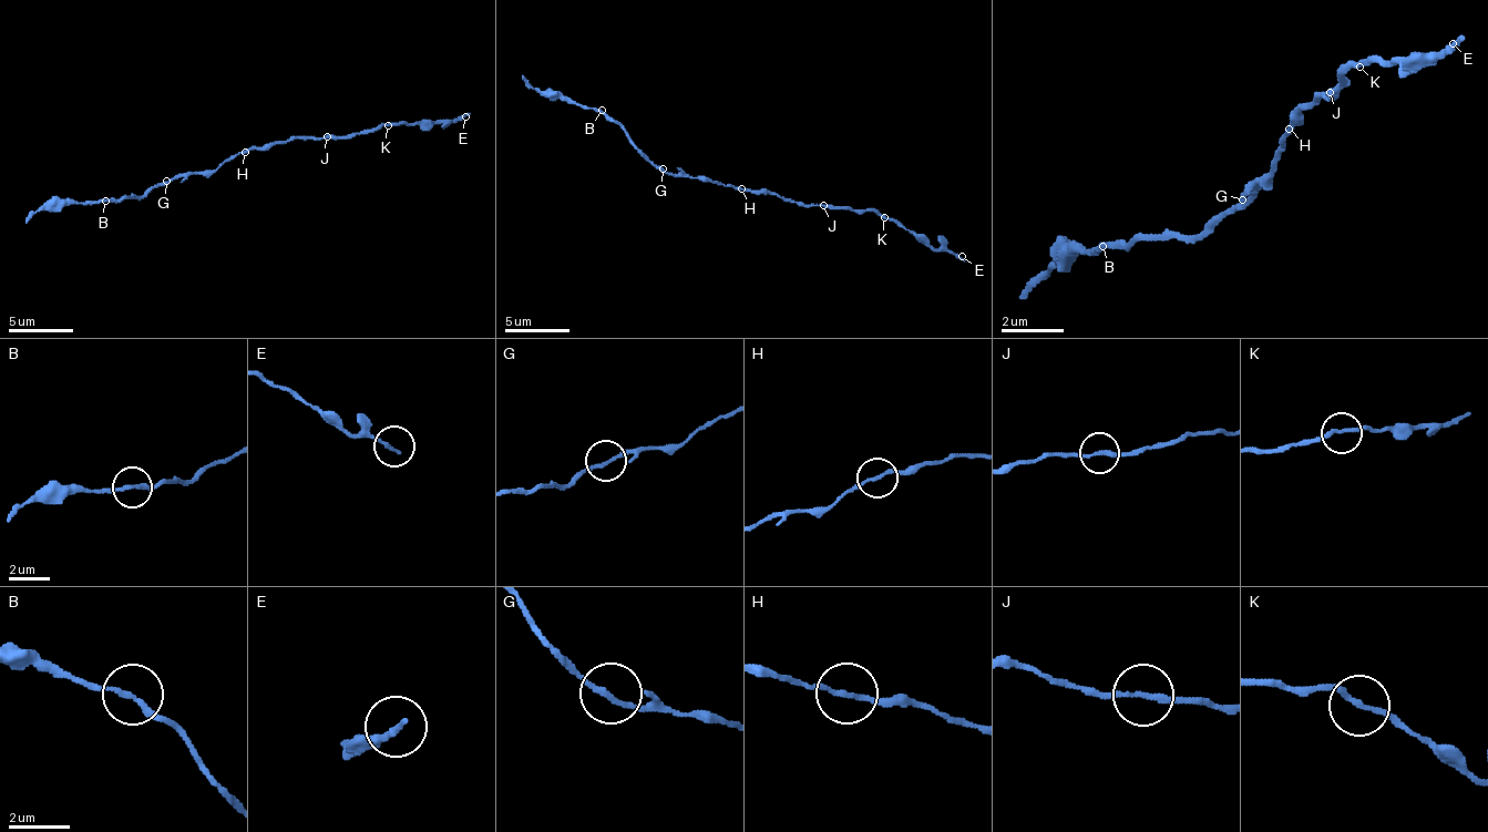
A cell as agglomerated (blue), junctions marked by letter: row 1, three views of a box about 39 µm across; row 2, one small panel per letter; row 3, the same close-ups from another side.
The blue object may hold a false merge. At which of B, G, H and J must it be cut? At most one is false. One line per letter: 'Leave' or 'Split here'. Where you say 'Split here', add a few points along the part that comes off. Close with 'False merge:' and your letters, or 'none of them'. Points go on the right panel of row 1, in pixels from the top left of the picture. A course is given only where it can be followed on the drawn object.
B: Leave
G: Leave
H: Leave
J: Split here. Course of the part to remove: (1327, 90), (1343, 74), (1398, 59), (1437, 59), (1460, 36)
False merge: J

